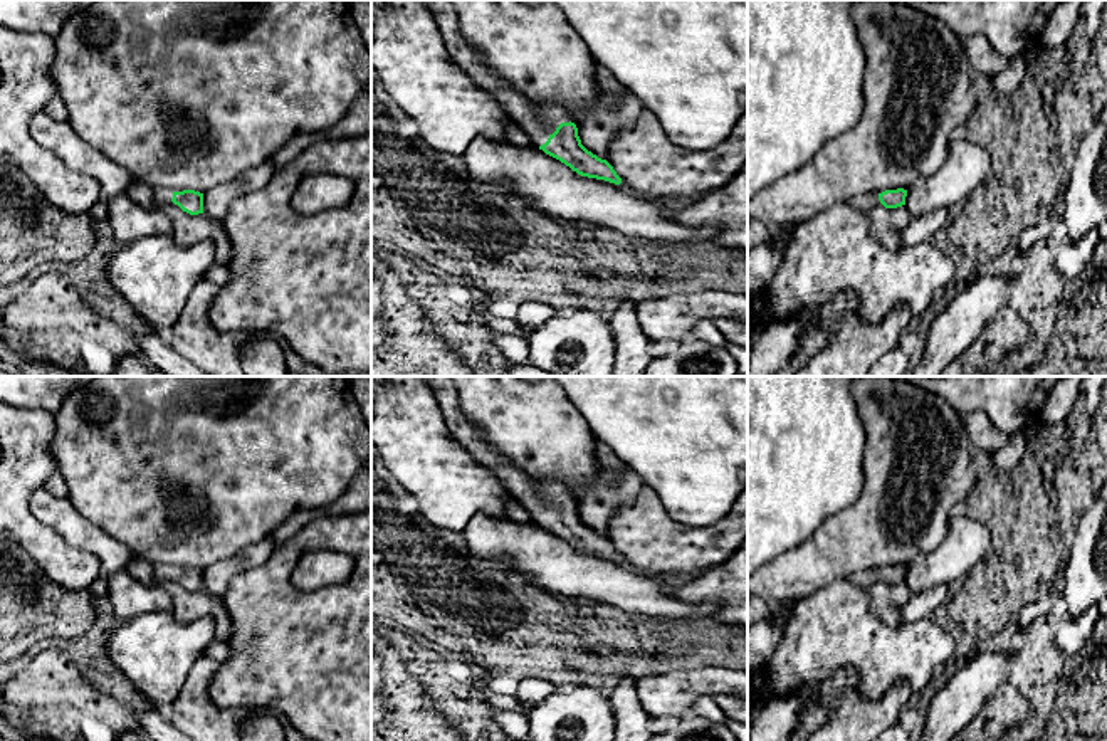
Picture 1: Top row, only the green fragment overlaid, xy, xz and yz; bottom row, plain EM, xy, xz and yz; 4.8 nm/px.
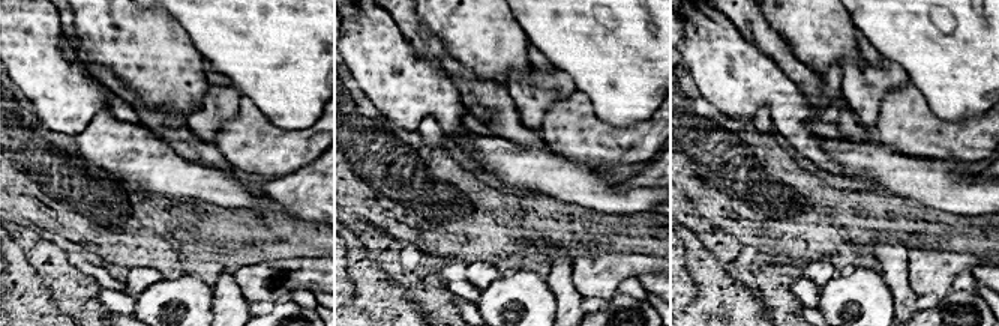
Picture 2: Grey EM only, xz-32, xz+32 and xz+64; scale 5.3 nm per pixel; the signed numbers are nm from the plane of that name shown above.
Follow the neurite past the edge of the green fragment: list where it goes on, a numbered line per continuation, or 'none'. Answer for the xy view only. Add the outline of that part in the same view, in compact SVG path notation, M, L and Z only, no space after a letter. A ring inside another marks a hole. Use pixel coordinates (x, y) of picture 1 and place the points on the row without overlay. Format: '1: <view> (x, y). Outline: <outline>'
1: xy (162, 573). Outline: M158 565L155 566L153 576L158 583L165 583L170 581L173 575L173 568L171 566L165 566L165 565Z

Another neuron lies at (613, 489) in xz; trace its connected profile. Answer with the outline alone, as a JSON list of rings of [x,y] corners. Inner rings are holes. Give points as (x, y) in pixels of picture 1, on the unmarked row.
[[[625,464],[620,469],[600,465],[596,479],[580,492],[581,521],[598,534],[608,536],[613,514],[628,507],[642,486],[638,474]]]

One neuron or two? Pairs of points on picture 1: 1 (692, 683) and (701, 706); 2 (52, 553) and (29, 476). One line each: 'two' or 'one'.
1: two
2: one

